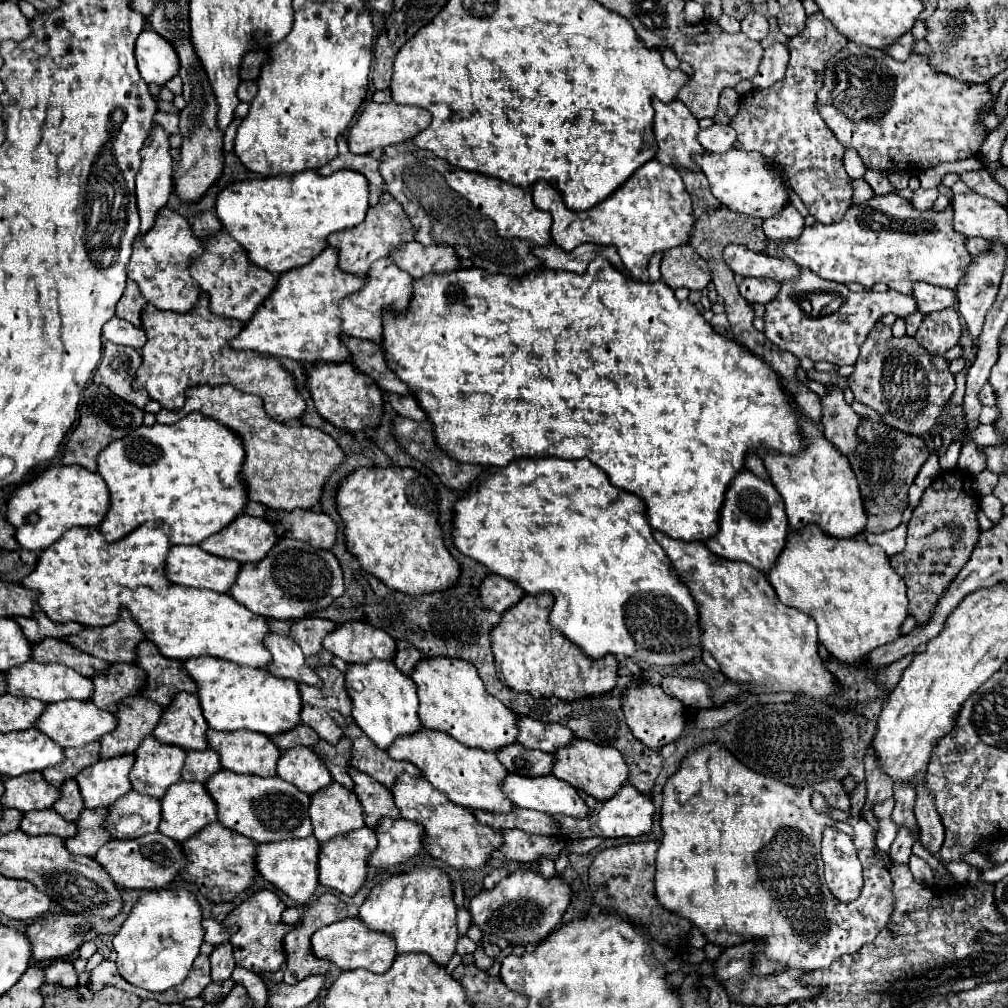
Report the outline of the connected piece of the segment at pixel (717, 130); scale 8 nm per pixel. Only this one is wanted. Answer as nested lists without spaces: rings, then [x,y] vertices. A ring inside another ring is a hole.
[[[713,123],[709,129],[699,131],[697,141],[709,151],[709,153],[725,153],[735,147],[737,133],[733,131],[731,125],[721,125]]]

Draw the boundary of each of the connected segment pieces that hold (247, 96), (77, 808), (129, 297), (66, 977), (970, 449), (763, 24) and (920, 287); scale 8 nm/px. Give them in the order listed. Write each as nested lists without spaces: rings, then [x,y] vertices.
[[[243,81],[243,83],[239,85],[237,97],[239,97],[241,101],[251,101],[255,95],[257,95],[257,83],[255,83],[255,81]]]
[[[67,779],[63,785],[61,785],[61,799],[53,805],[53,809],[67,821],[77,821],[81,811],[83,811],[83,797],[79,793],[79,787],[77,787],[77,781],[75,779]]]
[[[127,279],[127,287],[123,297],[117,303],[117,315],[125,321],[131,321],[135,327],[141,327],[141,311],[147,305],[147,301],[143,299],[143,295],[139,293],[137,283],[133,283],[131,279]]]
[[[63,959],[51,961],[43,967],[43,973],[45,973],[45,983],[53,983],[53,985],[61,985],[61,987],[77,985],[77,971],[73,969],[73,965],[69,961],[63,961]]]
[[[973,443],[963,445],[959,461],[961,461],[961,469],[967,473],[979,473],[985,469],[985,453],[981,451],[981,447]]]
[[[749,13],[743,21],[741,21],[741,31],[745,35],[749,35],[749,39],[753,41],[761,41],[767,37],[767,29],[769,29],[769,23],[763,15],[759,13]]]
[[[913,283],[913,297],[917,299],[921,313],[933,313],[947,307],[955,307],[955,291],[929,283]]]

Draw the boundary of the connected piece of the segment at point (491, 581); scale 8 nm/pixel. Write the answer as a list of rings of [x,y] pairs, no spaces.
[[[487,575],[481,583],[479,589],[481,601],[483,605],[487,605],[489,609],[503,613],[509,607],[513,607],[515,603],[519,603],[519,599],[525,595],[525,591],[521,591],[521,587],[517,587],[517,583],[509,583],[509,579],[499,577],[499,575]]]

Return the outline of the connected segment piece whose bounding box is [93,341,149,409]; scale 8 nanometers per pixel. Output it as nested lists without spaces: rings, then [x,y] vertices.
[[[107,341],[103,349],[103,359],[93,375],[93,381],[109,387],[115,395],[137,405],[139,409],[145,409],[145,405],[149,403],[149,393],[143,389],[135,391],[131,387],[139,365],[141,365],[139,351],[135,351],[133,347],[123,347]]]

